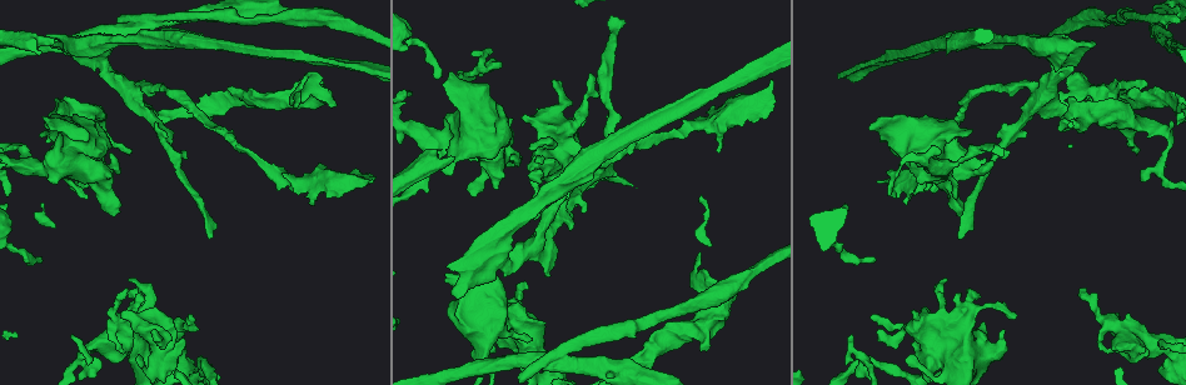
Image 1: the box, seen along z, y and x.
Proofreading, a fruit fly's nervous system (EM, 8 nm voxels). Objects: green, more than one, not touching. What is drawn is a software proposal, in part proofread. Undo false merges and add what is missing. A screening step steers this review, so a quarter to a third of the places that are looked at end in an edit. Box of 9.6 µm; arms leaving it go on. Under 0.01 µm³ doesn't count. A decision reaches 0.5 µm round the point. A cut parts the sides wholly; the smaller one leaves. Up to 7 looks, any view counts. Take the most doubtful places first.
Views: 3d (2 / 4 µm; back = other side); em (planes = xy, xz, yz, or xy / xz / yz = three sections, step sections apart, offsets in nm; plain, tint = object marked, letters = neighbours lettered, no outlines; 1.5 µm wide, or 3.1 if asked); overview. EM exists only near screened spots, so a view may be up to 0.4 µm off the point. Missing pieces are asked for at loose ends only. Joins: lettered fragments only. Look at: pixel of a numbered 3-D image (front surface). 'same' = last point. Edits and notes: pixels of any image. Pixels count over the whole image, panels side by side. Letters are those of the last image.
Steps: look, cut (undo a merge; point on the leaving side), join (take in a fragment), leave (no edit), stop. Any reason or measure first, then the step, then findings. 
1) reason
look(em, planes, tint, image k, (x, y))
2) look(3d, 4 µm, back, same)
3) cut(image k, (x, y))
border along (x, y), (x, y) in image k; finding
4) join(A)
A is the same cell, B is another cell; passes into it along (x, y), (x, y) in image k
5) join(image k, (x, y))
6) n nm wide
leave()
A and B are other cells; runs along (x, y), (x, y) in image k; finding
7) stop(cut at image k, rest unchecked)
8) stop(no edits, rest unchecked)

thick turns thin
look(3d, 4 µm, image 1, (507, 223))

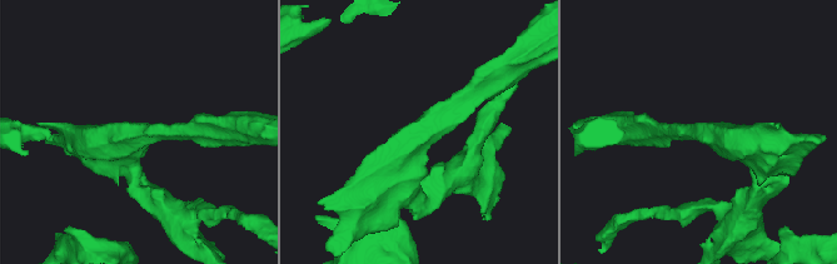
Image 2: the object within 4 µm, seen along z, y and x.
look(em, xy, step 8, tint, image 2, (704, 130))

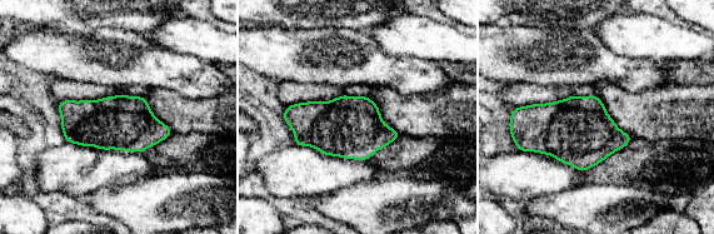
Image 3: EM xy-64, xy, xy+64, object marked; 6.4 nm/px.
look(em, planes, letters, same)

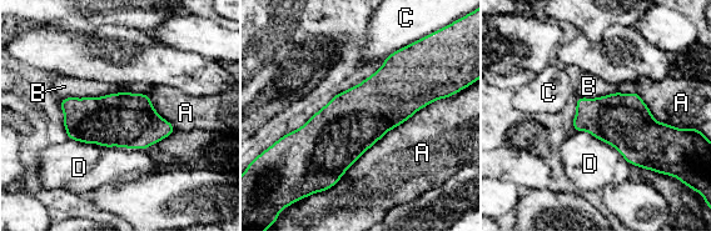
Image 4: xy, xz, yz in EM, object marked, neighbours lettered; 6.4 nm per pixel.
leave()
A, B, C and D are other cells; border along (123, 91), (102, 96), (61, 99) in image 4; continuous, no second neuron

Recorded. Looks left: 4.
an open end
look(3d, 4 µm, image 1, (527, 287))

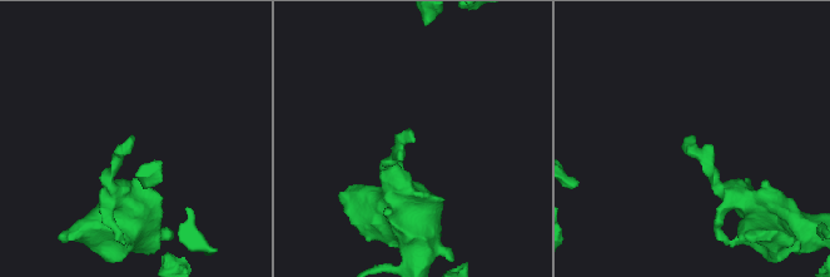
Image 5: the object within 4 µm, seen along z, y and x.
look(em, xz, step 8, tint, image 5, (692, 137))

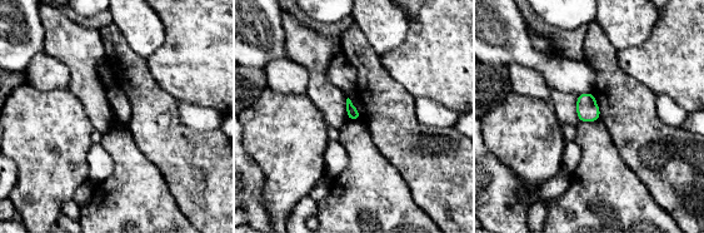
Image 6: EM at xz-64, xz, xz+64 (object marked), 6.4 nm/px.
look(em, yz, step 8, letters, same)

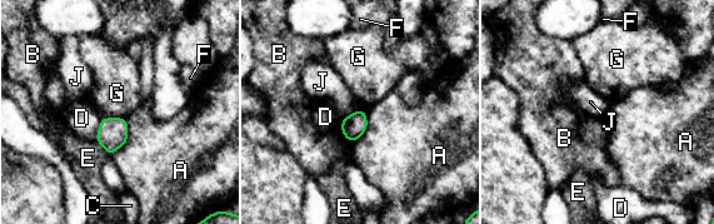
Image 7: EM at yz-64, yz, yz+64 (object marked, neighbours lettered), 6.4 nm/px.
160 nm wide
leave()
A, B, C, D, E, F, G and J are other cells; border along (359, 109), (343, 119) in image 7; no lettered fragment goes on from it

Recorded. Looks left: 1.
stop(no edits, rest unchecked)

